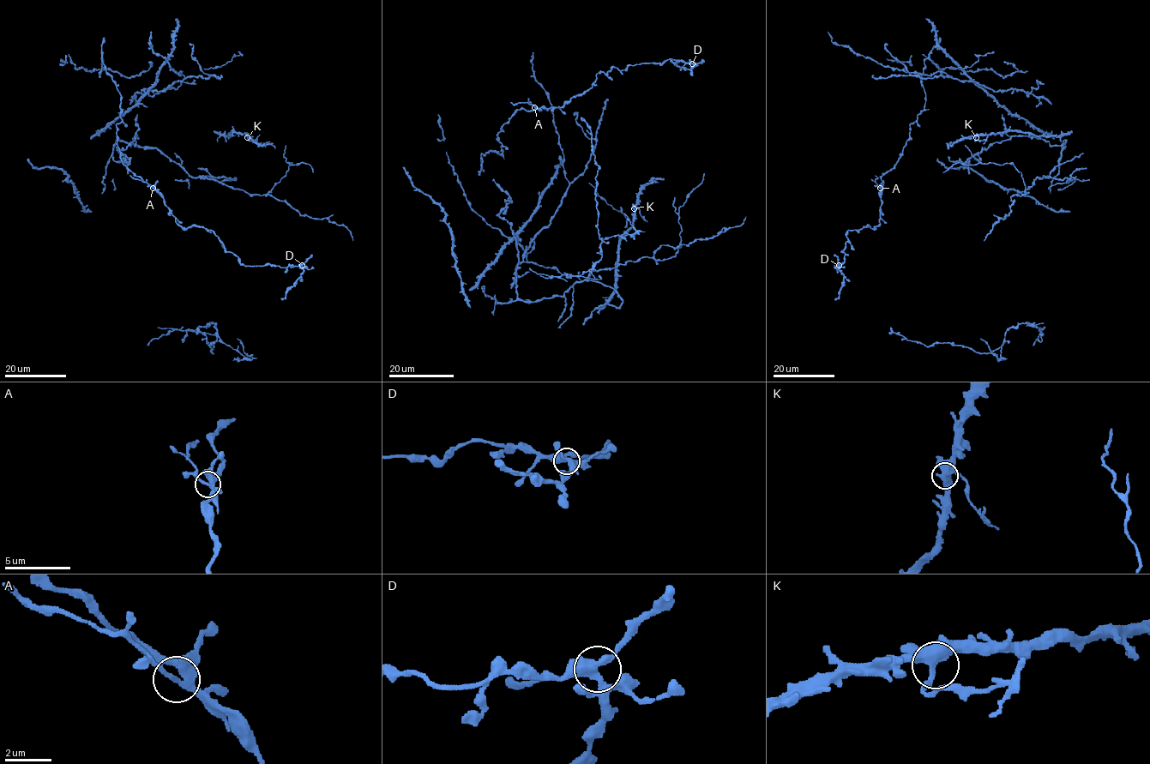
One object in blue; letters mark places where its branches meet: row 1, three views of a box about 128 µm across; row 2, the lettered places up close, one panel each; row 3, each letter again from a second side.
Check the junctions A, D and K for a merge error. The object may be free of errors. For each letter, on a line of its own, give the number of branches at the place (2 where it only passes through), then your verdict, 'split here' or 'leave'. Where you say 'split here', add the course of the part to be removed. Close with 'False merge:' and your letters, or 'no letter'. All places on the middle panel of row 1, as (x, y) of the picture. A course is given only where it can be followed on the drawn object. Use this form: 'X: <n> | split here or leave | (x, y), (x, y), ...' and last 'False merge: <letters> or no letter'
A: 4 | split here | (535, 107), (527, 103), (513, 105), (510, 102)
D: 4 | leave
K: 4 | leave
False merge: A

